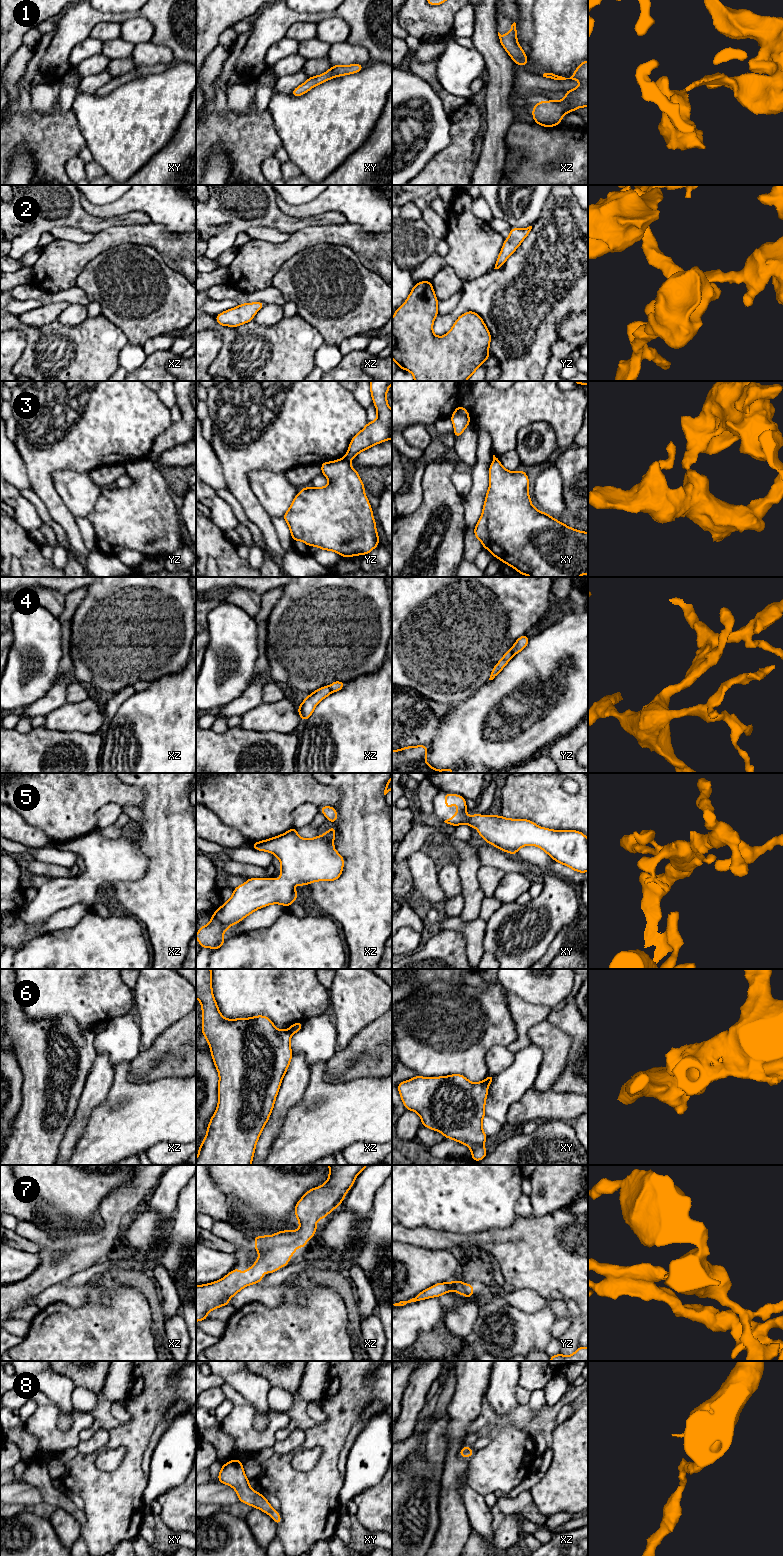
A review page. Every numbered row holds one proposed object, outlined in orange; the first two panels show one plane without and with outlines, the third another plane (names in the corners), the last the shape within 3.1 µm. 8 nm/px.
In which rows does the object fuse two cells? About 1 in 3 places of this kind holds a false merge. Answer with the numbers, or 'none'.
3, 6

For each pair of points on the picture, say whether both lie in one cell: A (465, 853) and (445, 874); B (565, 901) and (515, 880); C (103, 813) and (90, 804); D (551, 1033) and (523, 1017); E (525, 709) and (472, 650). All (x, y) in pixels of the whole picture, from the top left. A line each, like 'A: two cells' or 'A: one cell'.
A: two cells
B: two cells
C: two cells
D: two cells
E: two cells

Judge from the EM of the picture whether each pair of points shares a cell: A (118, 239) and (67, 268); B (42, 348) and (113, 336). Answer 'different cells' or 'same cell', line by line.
A: same cell
B: same cell

